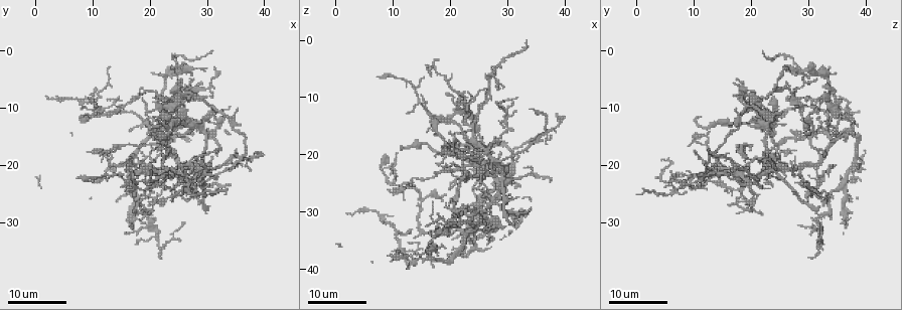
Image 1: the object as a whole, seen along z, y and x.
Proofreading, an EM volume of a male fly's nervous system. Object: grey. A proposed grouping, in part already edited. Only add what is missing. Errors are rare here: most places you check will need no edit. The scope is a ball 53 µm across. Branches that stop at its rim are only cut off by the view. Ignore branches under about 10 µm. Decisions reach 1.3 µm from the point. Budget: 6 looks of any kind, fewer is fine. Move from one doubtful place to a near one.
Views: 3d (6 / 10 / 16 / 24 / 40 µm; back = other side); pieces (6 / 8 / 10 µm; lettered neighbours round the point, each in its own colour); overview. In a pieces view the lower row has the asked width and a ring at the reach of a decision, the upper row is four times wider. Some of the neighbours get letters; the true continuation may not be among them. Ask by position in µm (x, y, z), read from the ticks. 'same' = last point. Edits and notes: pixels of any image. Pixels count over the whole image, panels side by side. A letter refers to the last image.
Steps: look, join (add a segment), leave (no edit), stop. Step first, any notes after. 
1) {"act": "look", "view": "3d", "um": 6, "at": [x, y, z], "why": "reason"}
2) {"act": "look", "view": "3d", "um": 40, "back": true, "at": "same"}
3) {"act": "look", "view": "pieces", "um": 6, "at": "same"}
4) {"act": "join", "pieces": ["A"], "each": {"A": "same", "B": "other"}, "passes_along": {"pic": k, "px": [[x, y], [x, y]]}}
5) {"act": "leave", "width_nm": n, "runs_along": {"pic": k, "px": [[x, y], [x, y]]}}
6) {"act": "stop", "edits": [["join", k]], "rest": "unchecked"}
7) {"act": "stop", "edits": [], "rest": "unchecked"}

{"act": "look", "view": "3d", "um": 24, "at": [16.5, 14.0, 33.5], "why": "branch stops here"}

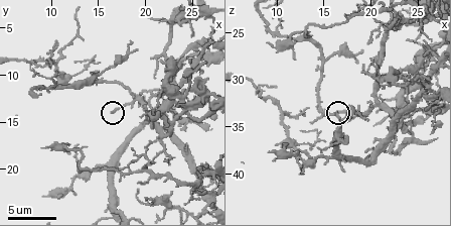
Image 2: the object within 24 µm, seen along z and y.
{"act": "look", "view": "pieces", "um": 6, "at": [16.2, 13.8, 33.4]}

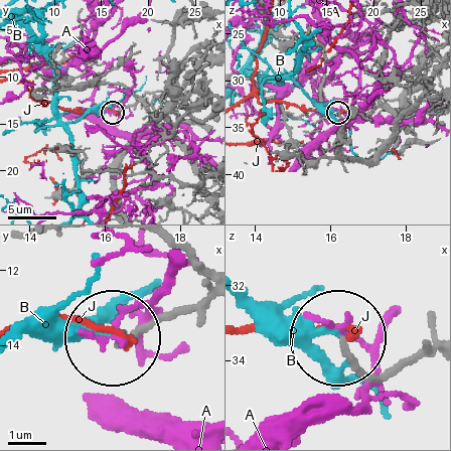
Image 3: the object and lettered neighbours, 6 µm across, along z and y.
{"act": "leave", "width_nm": 170, "each": {"A": "other", "B": "other", "J": "other"}, "runs_along": {"pic": 3, "px": [[205, 303], [119, 338]]}, "found": "no lettered segment goes on from it"}

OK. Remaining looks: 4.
{"act": "look", "view": "3d", "um": 24, "at": [29.0, 12.5, 19.5], "why": "branch stops here"}

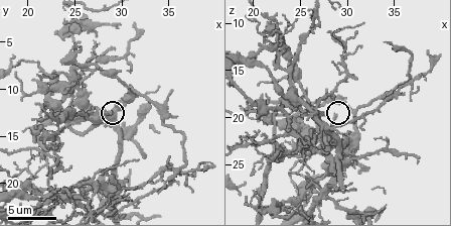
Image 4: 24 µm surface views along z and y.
{"act": "look", "view": "pieces", "um": 8, "at": [28.8, 12.4, 19.6]}

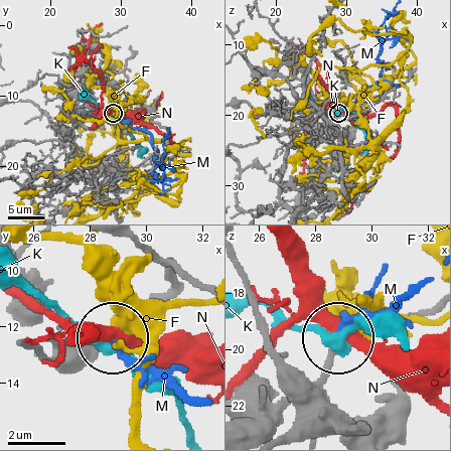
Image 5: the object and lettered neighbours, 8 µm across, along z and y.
{"act": "join", "pieces": ["M"], "each": {"F": "other", "K": "other", "M": "same", "N": "other"}, "found": "the neuron continues"}

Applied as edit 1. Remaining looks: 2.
{"act": "stop", "edits": [["join", 5]], "rest": "unchecked"}

